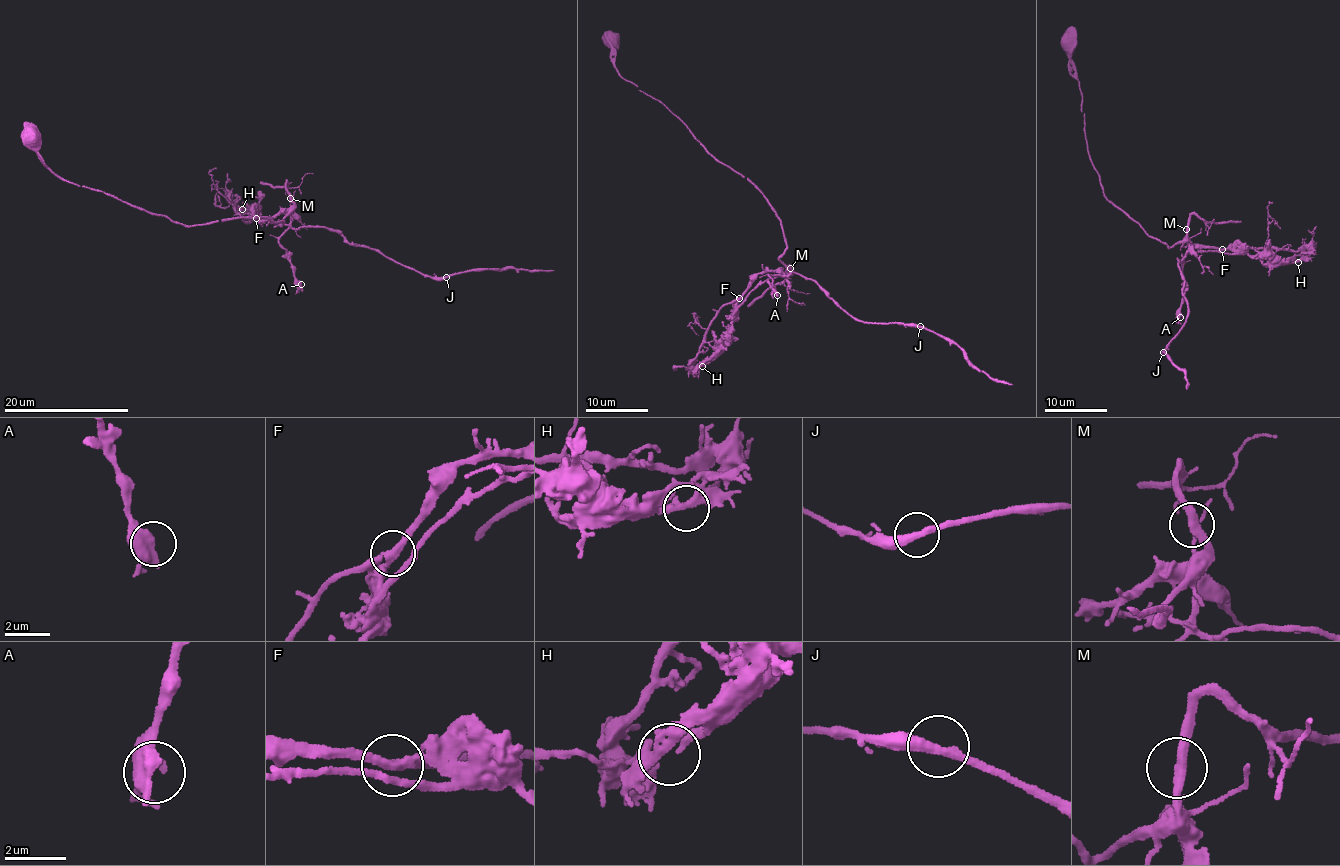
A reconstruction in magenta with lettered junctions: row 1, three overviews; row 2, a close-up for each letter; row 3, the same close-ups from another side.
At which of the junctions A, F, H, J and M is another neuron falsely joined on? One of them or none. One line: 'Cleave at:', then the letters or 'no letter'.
Cleave at: F

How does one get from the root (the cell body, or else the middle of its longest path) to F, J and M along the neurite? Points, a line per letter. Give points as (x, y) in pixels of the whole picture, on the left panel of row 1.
F: (30, 137), (44, 166), (64, 179), (186, 225), (249, 216), (280, 224), (289, 211), (256, 218)
J: (30, 137), (64, 179), (186, 225), (249, 216), (280, 224), (289, 212), (293, 229), (326, 227), (446, 277)
M: (30, 137), (44, 166), (64, 179), (186, 225), (249, 216), (280, 224), (290, 198)

